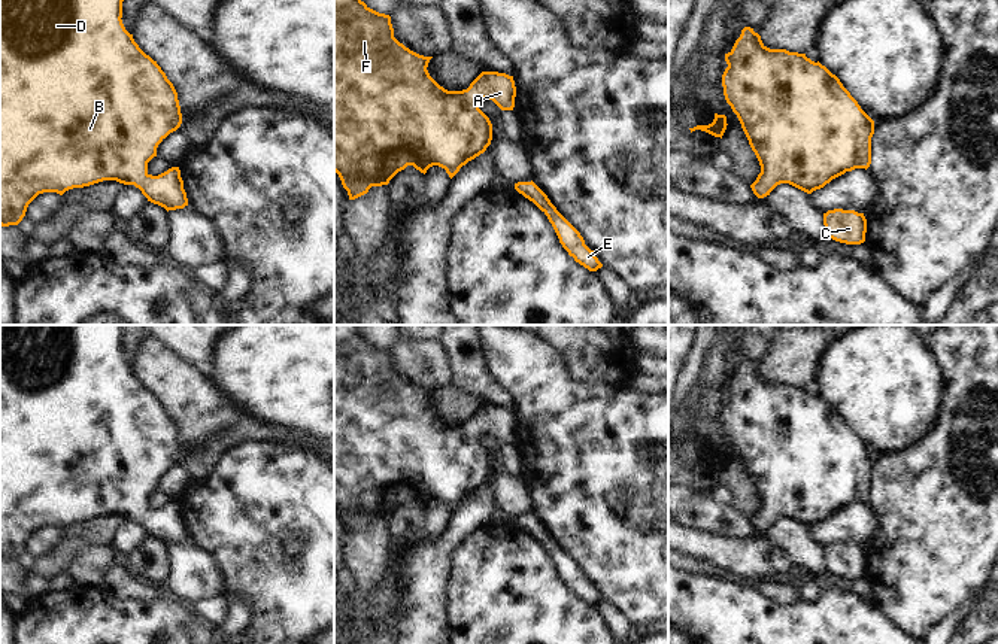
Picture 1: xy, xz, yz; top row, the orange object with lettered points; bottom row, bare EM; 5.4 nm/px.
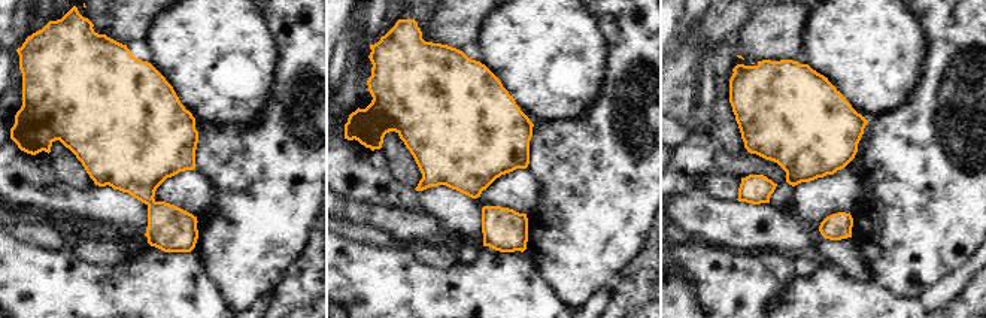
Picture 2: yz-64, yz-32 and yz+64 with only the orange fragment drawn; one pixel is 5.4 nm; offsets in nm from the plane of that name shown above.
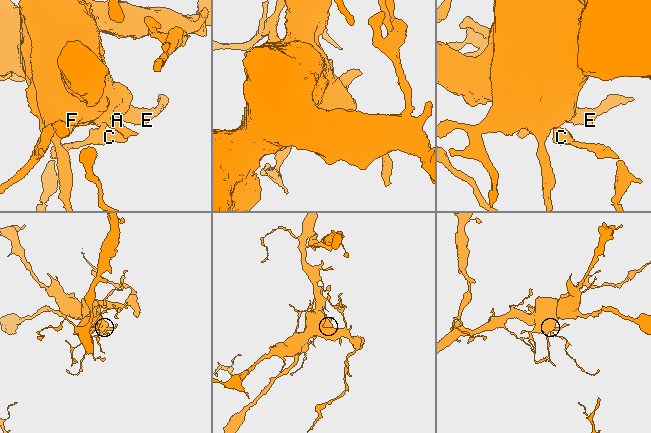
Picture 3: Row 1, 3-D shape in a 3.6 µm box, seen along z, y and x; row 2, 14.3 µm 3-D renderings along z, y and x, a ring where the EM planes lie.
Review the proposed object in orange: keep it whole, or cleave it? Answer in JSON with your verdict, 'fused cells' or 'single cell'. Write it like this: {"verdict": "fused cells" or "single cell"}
{"verdict": "single cell"}

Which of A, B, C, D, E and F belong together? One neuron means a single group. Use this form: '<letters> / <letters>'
A B C D E F

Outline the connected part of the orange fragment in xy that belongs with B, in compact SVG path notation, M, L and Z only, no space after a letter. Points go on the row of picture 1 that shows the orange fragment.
M0 0L0 225L18 225L28 204L43 192L63 195L73 188L90 186L103 180L134 185L148 201L169 210L188 206L179 167L152 176L148 162L157 157L158 145L182 124L178 92L161 67L146 55L122 24L124 0Z

